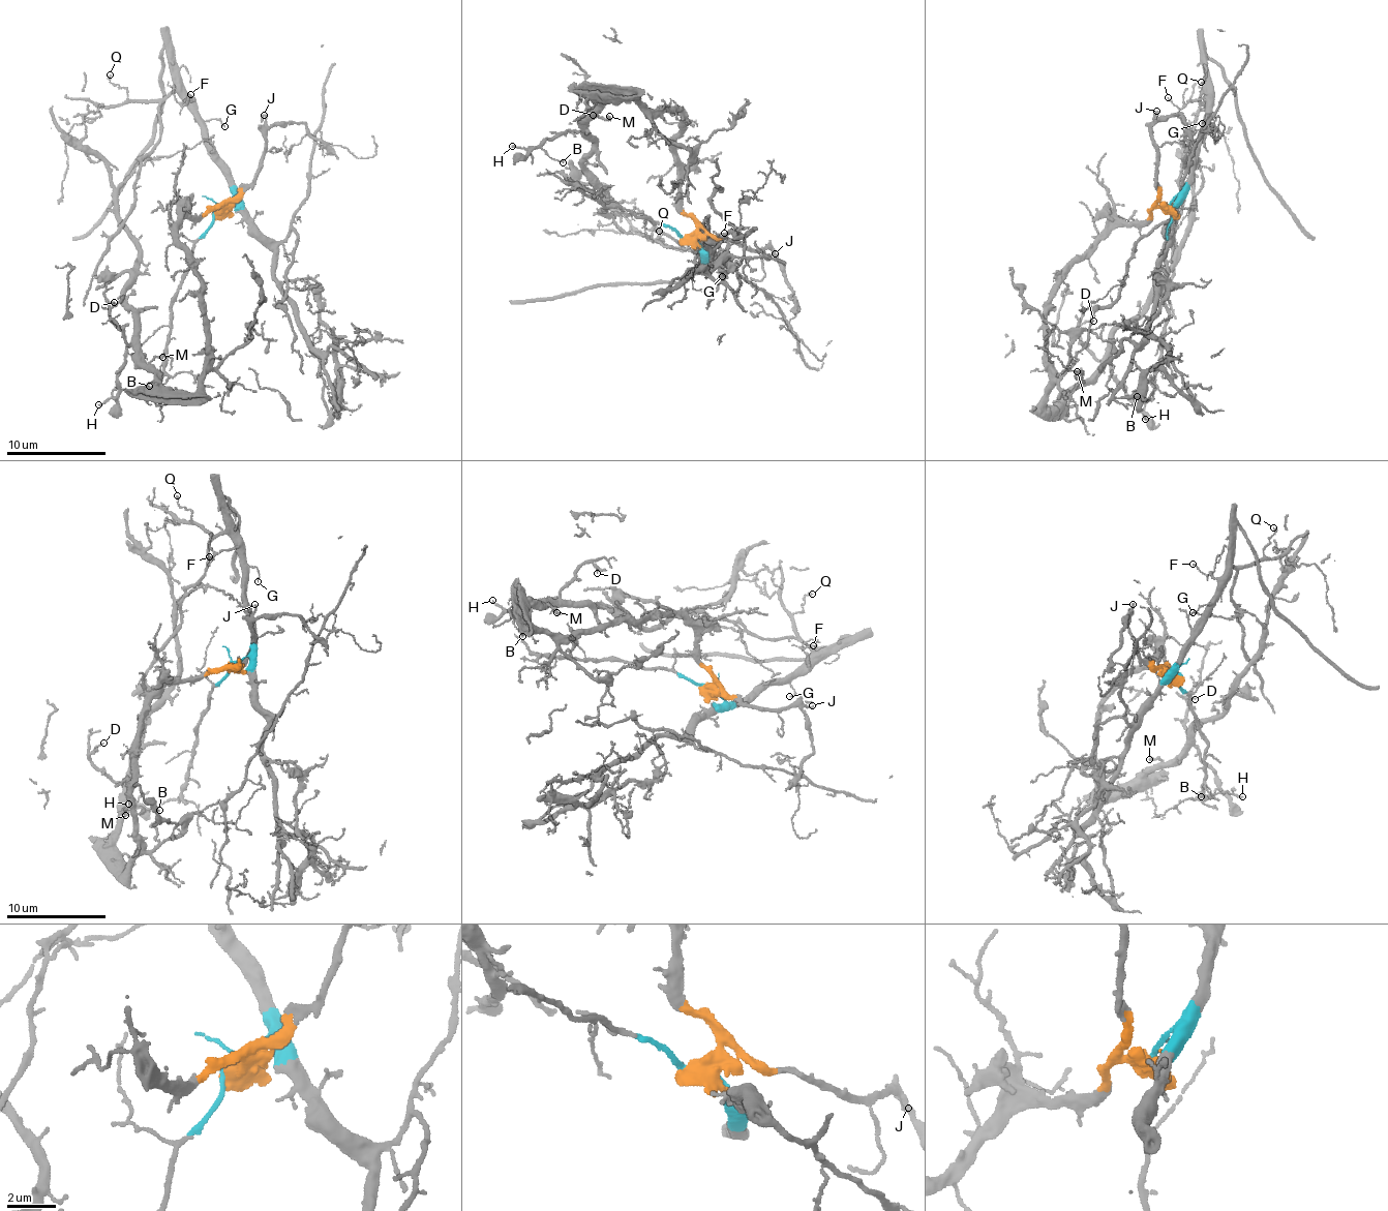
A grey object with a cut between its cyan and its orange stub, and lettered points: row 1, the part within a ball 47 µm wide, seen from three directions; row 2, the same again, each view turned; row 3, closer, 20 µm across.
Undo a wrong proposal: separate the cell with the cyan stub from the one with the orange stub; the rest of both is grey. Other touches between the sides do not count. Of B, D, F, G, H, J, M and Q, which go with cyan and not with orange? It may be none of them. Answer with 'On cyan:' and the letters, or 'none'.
On cyan: F, G, Q

